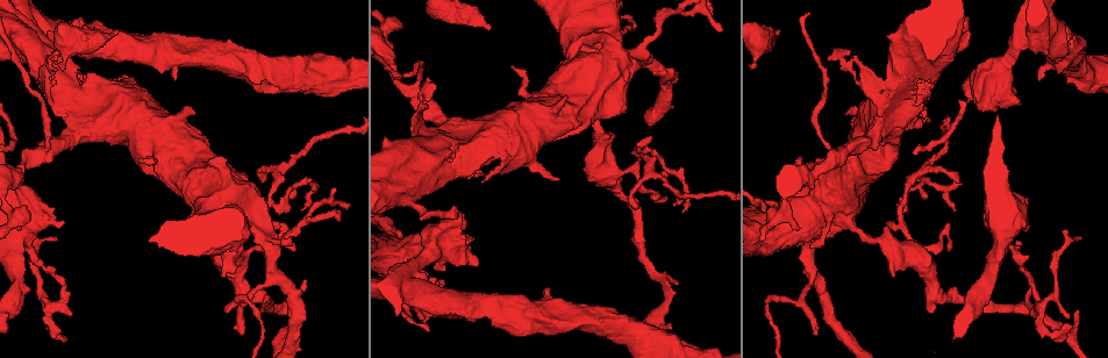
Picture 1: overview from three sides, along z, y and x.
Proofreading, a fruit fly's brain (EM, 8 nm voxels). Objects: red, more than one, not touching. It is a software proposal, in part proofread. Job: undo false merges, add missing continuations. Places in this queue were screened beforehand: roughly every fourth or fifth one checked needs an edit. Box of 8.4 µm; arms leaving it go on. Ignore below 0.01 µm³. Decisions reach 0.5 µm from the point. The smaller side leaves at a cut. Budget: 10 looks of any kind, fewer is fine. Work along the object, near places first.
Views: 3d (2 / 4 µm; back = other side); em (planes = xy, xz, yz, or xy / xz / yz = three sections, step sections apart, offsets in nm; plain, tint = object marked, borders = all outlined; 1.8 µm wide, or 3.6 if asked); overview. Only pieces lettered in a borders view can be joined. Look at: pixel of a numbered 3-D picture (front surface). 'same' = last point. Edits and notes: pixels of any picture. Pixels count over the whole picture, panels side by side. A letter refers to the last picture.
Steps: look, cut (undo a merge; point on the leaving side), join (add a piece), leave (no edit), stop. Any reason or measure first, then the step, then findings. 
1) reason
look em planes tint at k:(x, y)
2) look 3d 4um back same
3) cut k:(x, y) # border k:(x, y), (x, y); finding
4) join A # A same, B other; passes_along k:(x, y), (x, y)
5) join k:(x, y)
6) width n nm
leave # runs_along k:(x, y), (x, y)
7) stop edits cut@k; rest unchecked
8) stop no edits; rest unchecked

free end
look 3d 2um at 1:(545, 287)

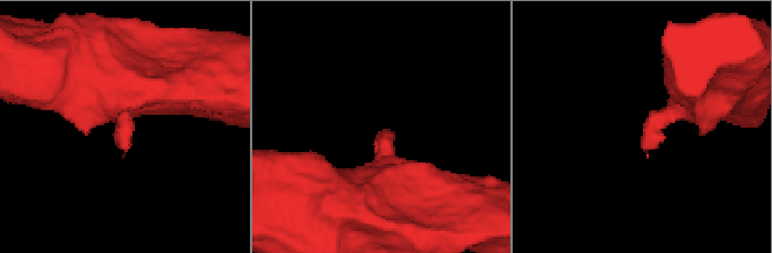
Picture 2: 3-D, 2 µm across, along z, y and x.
need the tissue
look em planes borders at 2:(386, 134)

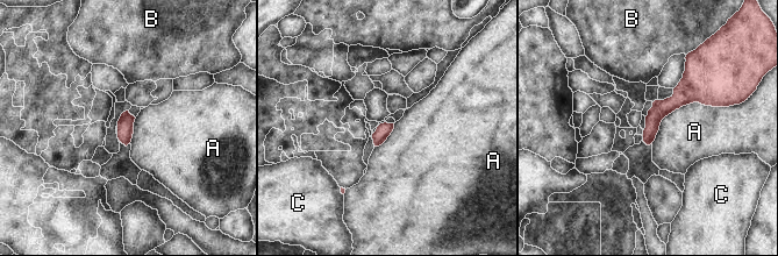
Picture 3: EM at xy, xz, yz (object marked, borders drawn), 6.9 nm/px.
leave # A other, B other, C other; border 3:(726, 106), (683, 105), (651, 143); no lettered piece goes on from it

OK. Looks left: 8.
four or more arms meet
look em 3.6um planes tint at 1:(405, 280)

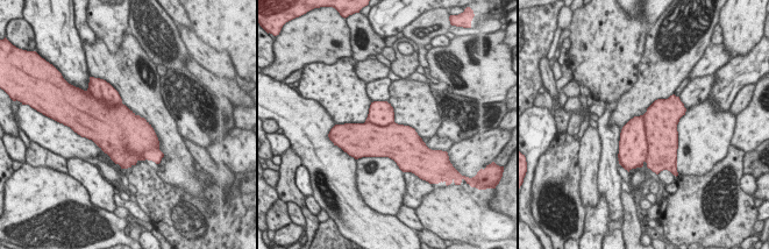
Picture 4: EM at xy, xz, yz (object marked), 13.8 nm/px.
see the neighbours
look em 3.6um planes borders same

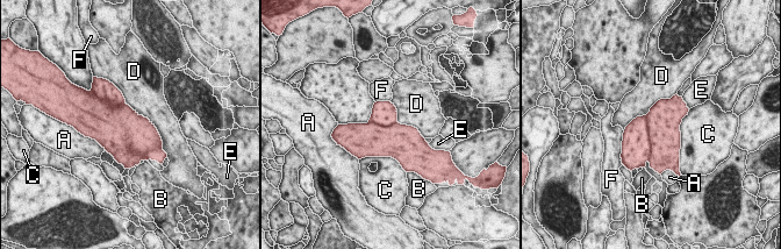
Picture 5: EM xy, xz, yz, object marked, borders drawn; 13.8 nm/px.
cut 5:(636, 149) # A other, B other, C other, D other, E other, F other; border 5:(645, 115), (650, 144), (649, 161); a second cell is stuck on

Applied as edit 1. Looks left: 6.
free end
look em 3.6um xz step 4 tint at 1:(778, 31)

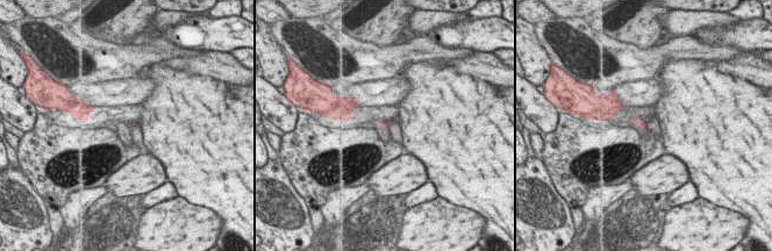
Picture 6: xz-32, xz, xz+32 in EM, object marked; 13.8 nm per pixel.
look em 3.6um xy step 8 borders same

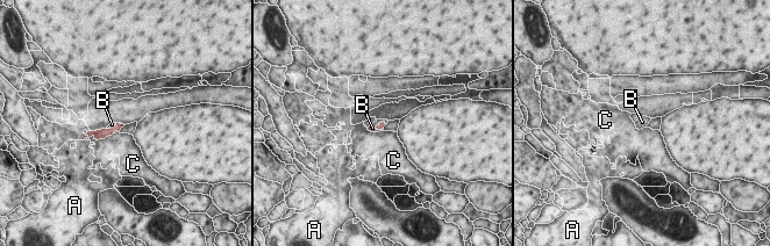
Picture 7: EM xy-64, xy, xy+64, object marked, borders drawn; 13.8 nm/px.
longest_contact C 360 nm
join B # A other, B same, C other; the cell continues

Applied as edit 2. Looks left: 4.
see it whole again
look overview

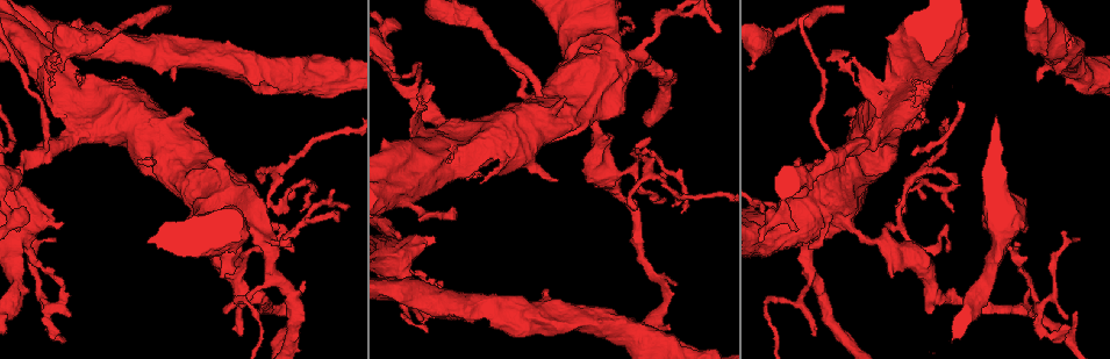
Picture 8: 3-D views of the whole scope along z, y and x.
branch stops here
look em planes plain at 8:(958, 186)

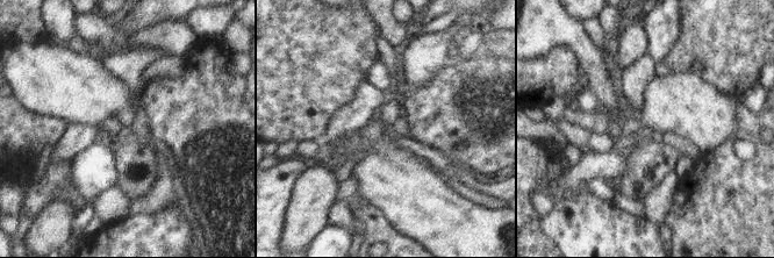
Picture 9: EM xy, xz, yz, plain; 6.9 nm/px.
what lies round it
look em planes borders same

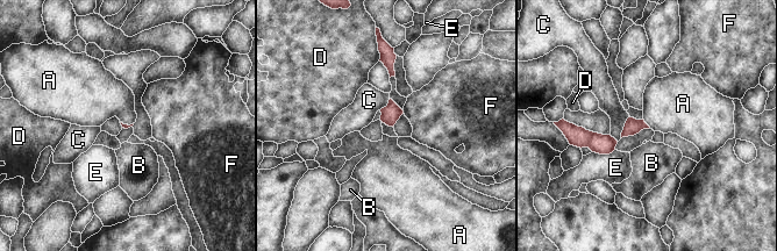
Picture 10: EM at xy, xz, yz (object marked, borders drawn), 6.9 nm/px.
longest_contact C 170 nm
join A # A same, B other, C other, D other, E other, F other; passes_along 10:(632, 127), (646, 123), (676, 104); it goes on there

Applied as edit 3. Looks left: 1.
stop edits cut@5, join@7, join@10; rest unchecked

